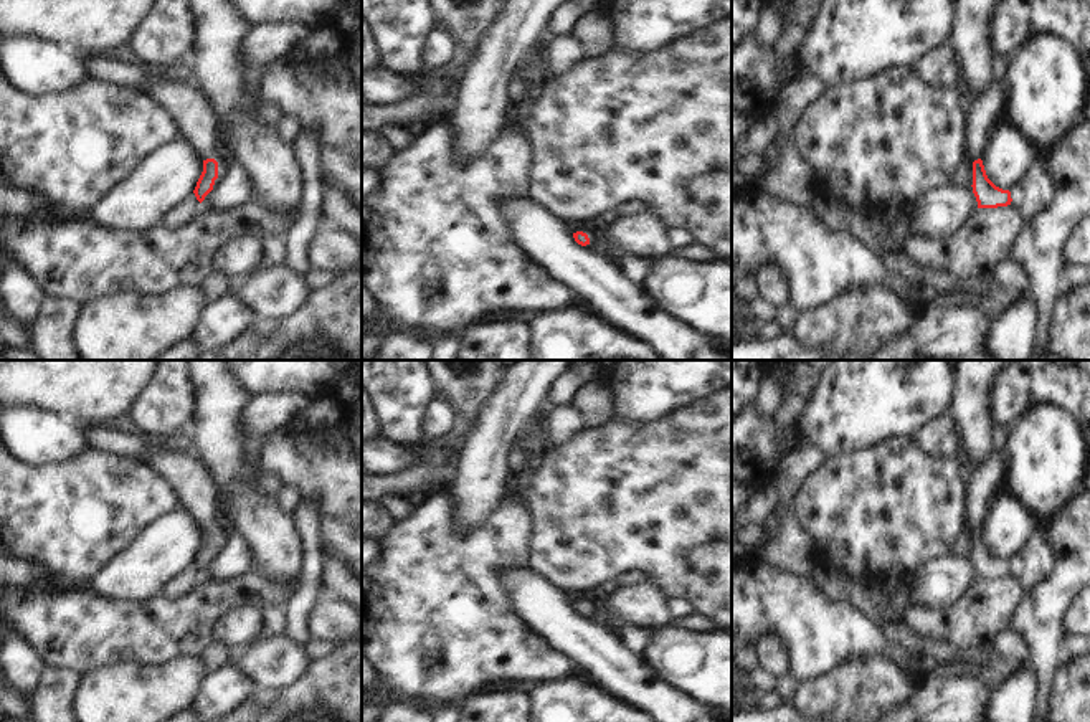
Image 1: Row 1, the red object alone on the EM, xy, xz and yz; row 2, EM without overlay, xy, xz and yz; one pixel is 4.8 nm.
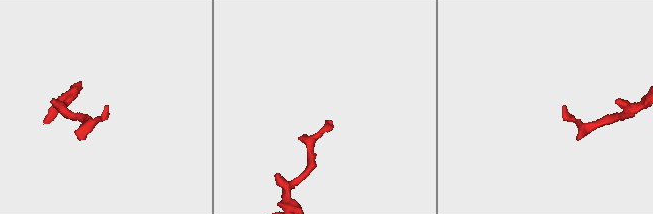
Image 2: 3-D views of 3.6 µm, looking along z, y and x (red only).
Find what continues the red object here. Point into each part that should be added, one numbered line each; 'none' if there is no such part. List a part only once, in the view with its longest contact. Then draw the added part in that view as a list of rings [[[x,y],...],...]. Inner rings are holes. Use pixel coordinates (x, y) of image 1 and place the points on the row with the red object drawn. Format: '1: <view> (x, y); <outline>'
1: xy (189, 109); [[[102,56],[84,58],[84,68],[89,78],[140,91],[172,119],[180,137],[200,159],[215,157],[220,121],[200,89],[183,81],[154,78],[130,63],[109,61]]]

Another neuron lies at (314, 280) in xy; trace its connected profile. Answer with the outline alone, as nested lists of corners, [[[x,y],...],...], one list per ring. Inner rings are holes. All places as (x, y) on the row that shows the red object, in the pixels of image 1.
[[[309,269],[304,276],[302,281],[306,283],[307,289],[317,291],[327,286],[335,276],[327,271],[317,271],[317,269]]]

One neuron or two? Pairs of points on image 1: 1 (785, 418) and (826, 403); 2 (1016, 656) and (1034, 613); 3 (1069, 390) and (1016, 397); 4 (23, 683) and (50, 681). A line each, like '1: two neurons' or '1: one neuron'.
1: two neurons
2: two neurons
3: one neuron
4: two neurons

